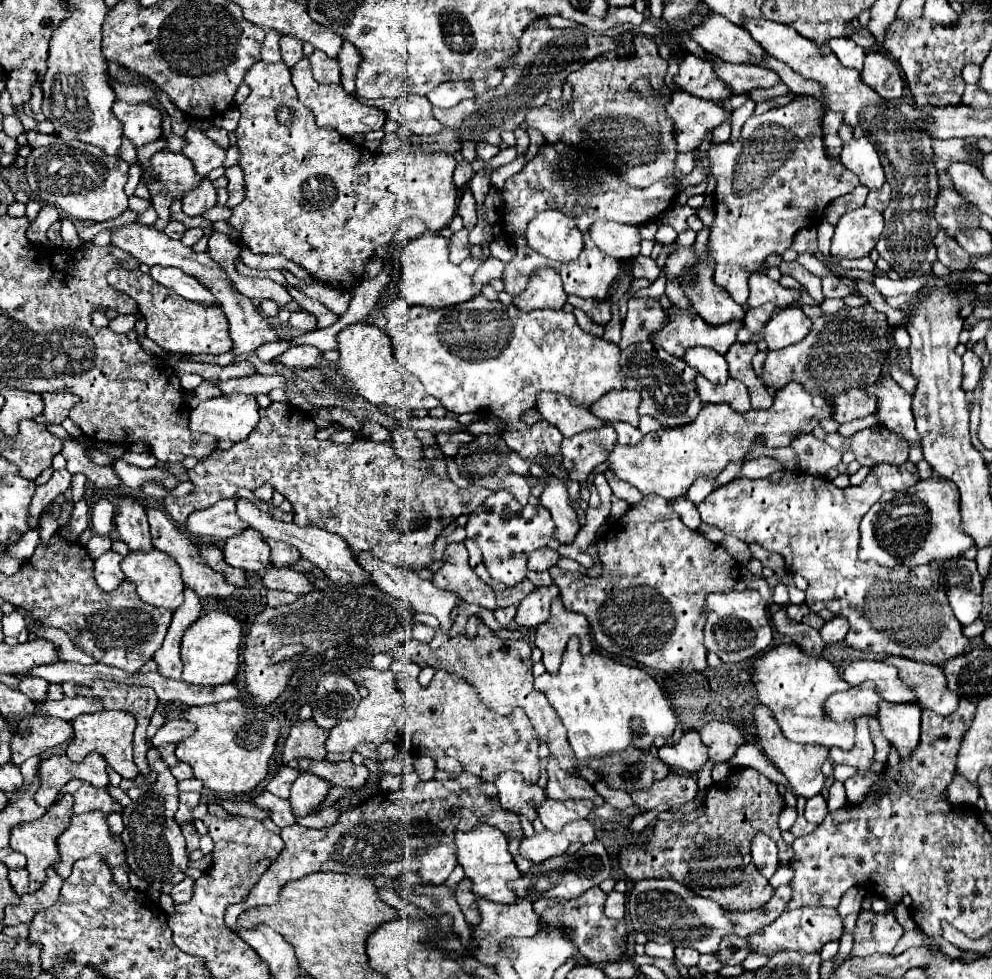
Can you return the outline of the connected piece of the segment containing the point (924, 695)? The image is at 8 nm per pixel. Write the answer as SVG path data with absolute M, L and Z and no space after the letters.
M886 657L884 663L894 665L898 669L900 679L914 689L918 697L918 705L922 709L934 711L938 715L950 715L958 707L958 697L946 687L946 677L942 667L938 665L924 665L904 657Z

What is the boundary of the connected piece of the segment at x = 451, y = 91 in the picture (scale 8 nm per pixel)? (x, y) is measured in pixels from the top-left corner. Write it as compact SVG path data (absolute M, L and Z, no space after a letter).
M442 83L436 89L432 89L426 97L434 107L450 109L450 107L458 105L462 99L472 99L474 93L464 83Z

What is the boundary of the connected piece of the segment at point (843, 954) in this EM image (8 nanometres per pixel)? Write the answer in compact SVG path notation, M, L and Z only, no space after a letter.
M843 934L839 940L839 951L833 959L836 959L836 961L843 961L844 959L846 959L851 953L853 945L854 945L853 935Z

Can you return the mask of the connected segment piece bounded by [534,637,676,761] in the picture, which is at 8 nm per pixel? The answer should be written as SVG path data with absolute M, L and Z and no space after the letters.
M574 637L564 651L560 673L556 673L556 677L550 673L536 677L534 687L548 697L550 705L562 719L576 761L612 757L644 735L670 739L676 727L674 711L660 685L648 673L610 657L602 657L600 653L582 657Z

